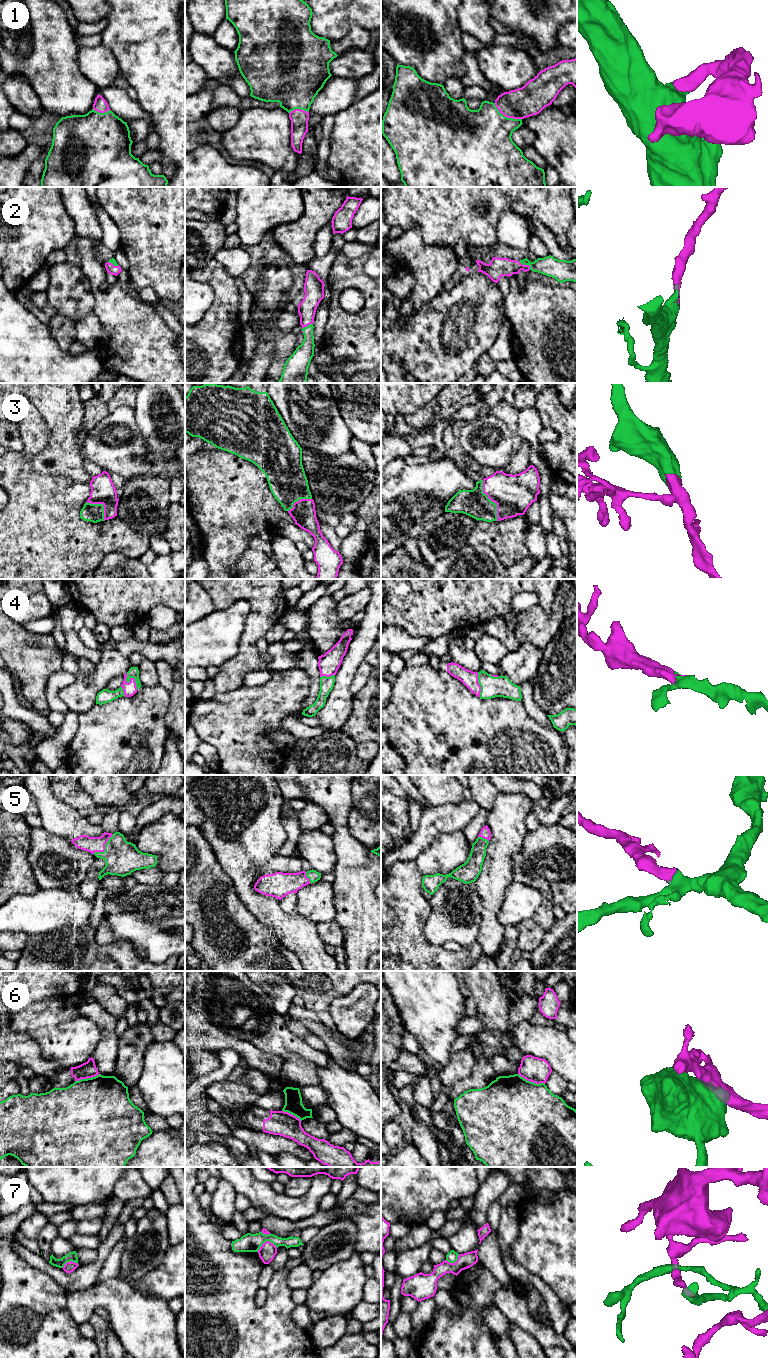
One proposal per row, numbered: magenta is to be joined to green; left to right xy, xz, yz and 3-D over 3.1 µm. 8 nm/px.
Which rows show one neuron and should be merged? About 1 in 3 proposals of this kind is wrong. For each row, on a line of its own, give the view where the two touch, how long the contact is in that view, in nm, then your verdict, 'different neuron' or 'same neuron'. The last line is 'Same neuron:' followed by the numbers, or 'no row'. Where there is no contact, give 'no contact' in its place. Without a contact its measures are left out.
1: contact in yz; length 260 nm; same neuron
2: contact in yz; length 120 nm; same neuron
3: contact in yz; length 340 nm; same neuron
4: contact in xy; length 160 nm; same neuron
5: contact in xy; length 220 nm; same neuron
6: contact in yz; length 240 nm; different neuron
7: contact in xz; length 170 nm; different neuron
Same neuron: 1, 2, 3, 4, 5

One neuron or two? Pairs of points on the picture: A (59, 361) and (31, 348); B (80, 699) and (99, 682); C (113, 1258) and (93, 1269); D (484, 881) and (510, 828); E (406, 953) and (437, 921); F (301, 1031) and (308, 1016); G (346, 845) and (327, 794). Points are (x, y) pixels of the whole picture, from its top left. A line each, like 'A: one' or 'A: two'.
A: one
B: one
C: two
D: one
E: two
F: two
G: one

